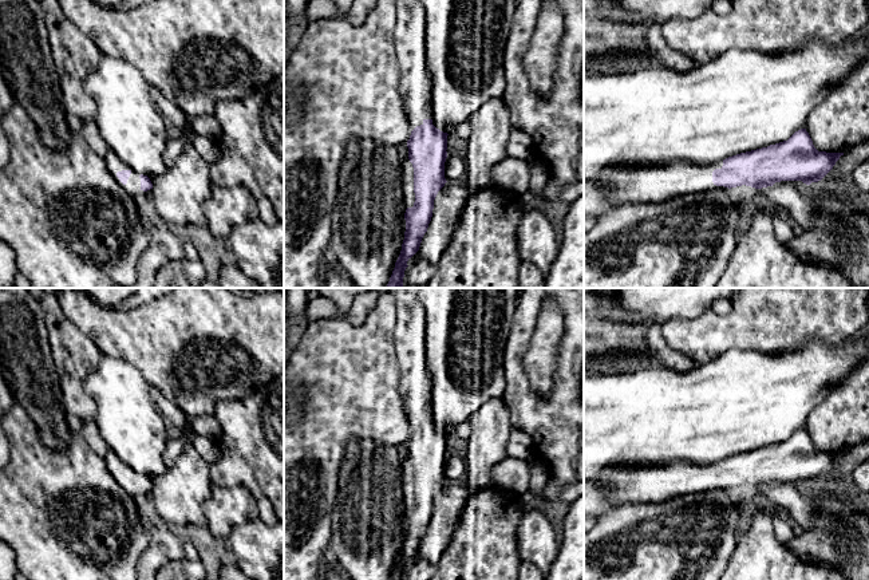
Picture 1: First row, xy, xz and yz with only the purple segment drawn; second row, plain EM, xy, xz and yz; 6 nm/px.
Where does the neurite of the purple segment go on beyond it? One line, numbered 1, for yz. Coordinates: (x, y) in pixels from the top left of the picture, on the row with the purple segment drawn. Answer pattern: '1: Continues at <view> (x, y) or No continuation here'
1: Continues at yz (624, 184)

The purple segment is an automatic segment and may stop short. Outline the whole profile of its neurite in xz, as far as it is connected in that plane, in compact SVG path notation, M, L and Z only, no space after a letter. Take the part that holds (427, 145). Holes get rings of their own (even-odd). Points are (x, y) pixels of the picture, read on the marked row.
M396 0L394 46L400 68L399 92L411 125L407 141L414 167L415 202L404 213L400 255L386 288L402 288L407 261L419 250L432 217L434 200L447 182L447 133L434 126L430 106L431 78L426 63L426 12L419 0Z

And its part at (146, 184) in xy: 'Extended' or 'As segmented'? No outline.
Extended

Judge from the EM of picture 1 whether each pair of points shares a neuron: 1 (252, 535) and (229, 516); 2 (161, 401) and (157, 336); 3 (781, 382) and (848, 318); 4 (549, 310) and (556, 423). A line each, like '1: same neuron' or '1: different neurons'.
1: different neurons
2: different neurons
3: different neurons
4: different neurons

